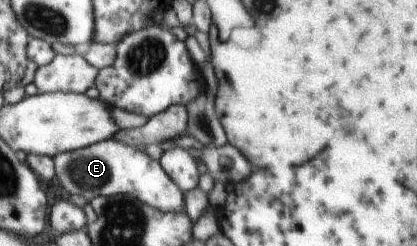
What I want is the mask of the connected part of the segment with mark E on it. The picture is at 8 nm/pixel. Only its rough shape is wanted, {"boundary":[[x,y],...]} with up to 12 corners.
{"boundary":[[110,138],[54,157],[69,195],[184,211],[144,151]]}

